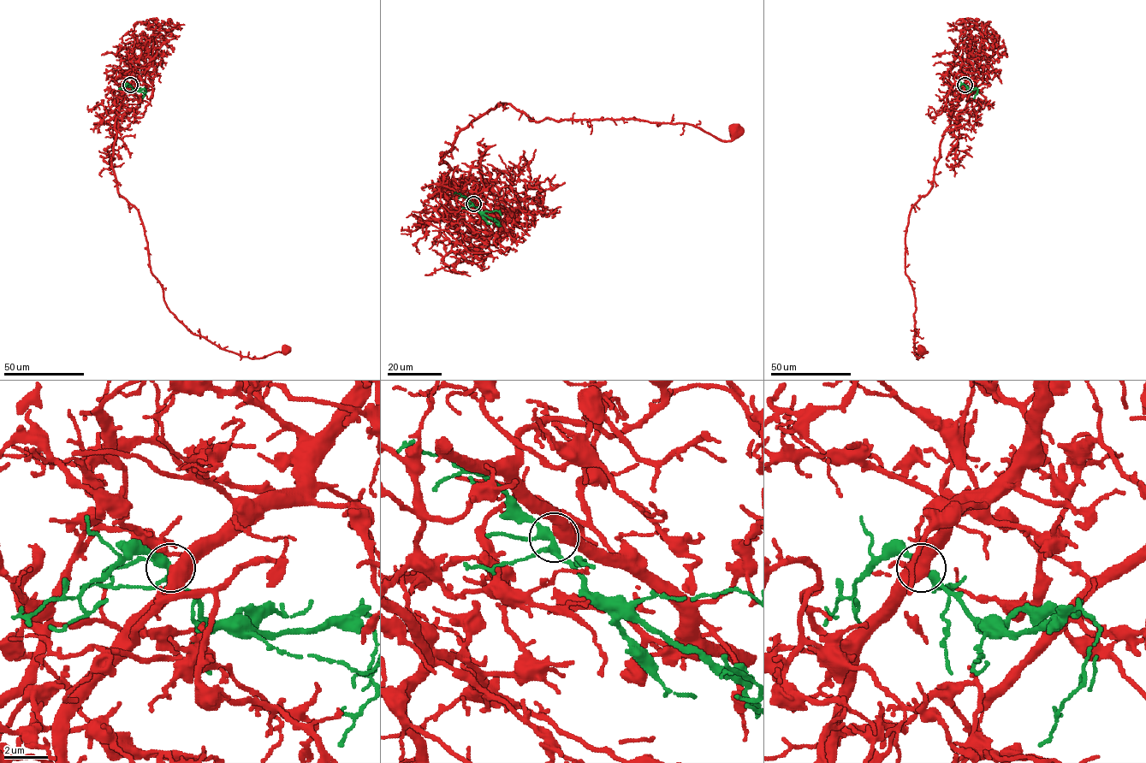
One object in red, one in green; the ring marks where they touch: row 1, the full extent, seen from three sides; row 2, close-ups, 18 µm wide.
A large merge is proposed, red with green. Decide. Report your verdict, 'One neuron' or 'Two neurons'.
One neuron

